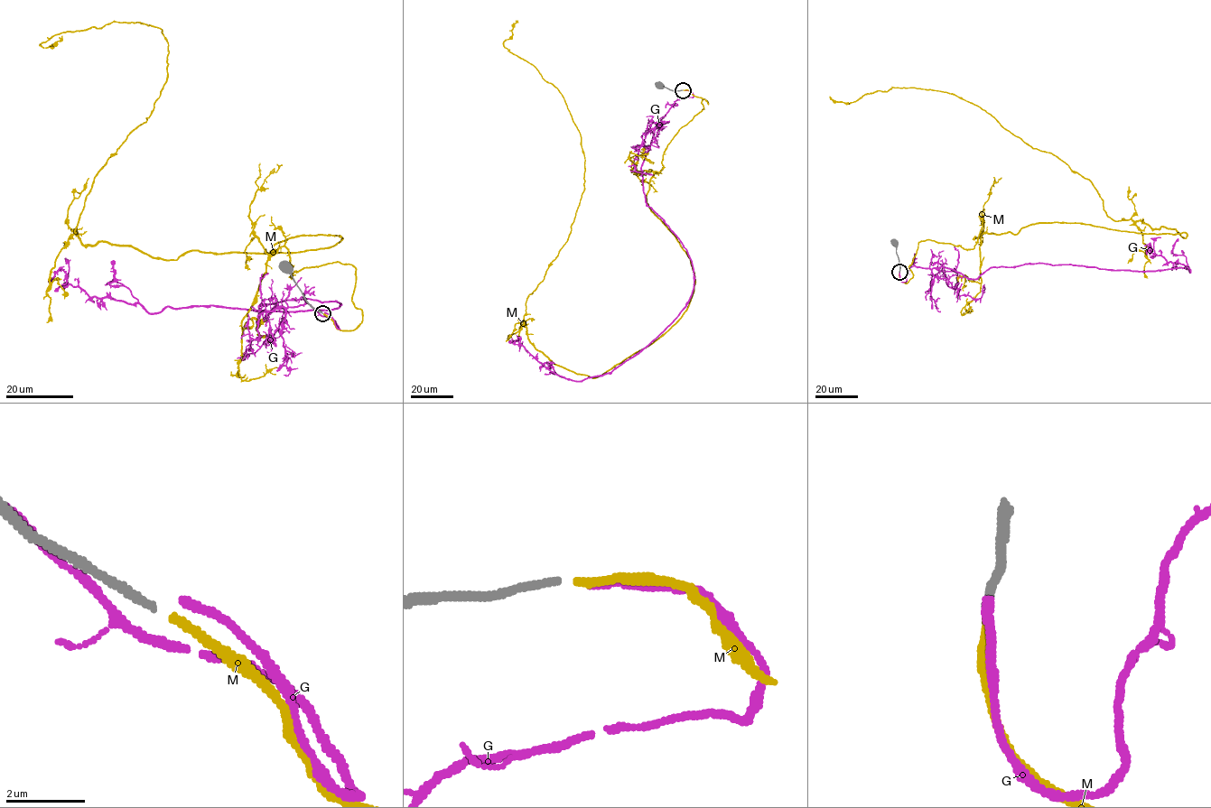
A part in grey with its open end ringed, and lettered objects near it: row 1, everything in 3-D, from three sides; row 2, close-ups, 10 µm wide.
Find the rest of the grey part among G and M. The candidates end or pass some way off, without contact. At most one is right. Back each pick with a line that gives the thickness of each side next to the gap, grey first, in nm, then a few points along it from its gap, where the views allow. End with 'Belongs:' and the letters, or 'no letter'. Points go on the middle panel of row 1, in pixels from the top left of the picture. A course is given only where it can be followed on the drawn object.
M: Thickness 200 nm (grey) against 200 nm. Its course: (684, 90), (708, 104), (646, 202), (688, 307), (576, 374), (523, 316), (584, 156), (517, 21)
Belongs: M

